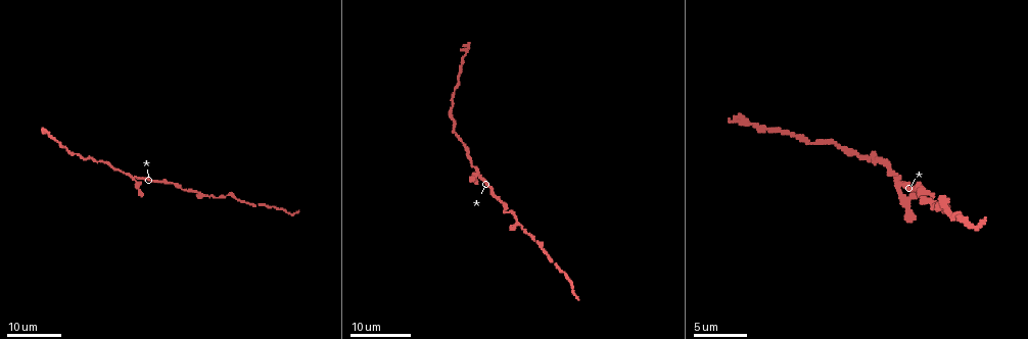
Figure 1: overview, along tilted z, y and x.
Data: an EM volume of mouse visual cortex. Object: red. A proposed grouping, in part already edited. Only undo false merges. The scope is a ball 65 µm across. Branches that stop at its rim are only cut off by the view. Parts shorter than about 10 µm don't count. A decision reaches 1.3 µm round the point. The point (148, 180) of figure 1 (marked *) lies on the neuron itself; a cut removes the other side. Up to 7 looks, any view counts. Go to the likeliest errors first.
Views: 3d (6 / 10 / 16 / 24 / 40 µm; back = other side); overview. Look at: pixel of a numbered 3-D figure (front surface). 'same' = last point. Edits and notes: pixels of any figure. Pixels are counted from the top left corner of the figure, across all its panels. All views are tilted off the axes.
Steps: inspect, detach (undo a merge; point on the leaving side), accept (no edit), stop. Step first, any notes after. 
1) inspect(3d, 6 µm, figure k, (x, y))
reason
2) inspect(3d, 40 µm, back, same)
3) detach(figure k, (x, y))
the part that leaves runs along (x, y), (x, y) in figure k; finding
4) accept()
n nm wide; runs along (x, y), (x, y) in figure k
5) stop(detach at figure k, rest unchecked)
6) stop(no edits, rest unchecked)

inspect(3d, 16 µm, figure 1, (479, 175))
thin neck

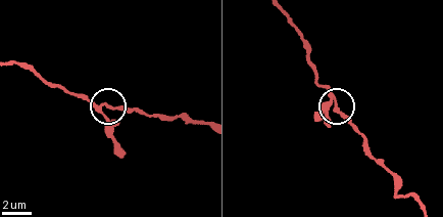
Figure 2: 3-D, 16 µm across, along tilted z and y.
inspect(3d, 6 µm, figure 2, (103, 103))

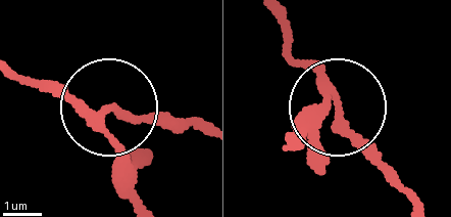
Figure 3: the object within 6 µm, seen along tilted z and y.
accept()
190 nm wide; runs along (382, 171), (285, 41) in figure 3; all the same neuron

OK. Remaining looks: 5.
inspect(3d, 24 µm, figure 1, (515, 220))

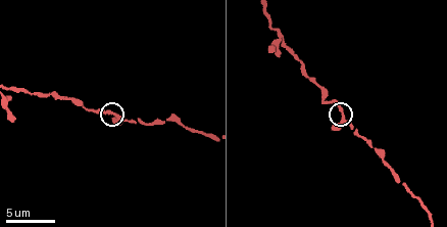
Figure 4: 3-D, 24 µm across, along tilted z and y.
inspect(3d, 10 µm, figure 4, (113, 114))

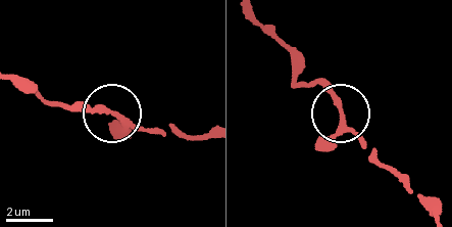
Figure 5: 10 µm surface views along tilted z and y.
accept()
3 arms; continuous, no second neuron

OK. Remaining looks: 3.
inspect(3d, 16 µm, figure 1, (451, 108))
thick turns thin

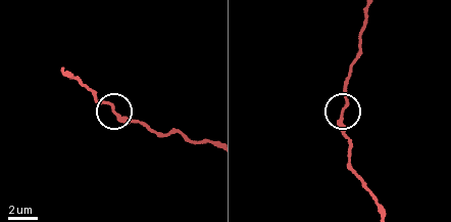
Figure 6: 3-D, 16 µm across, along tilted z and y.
inspect(3d, 10 µm, figure 6, (116, 111))

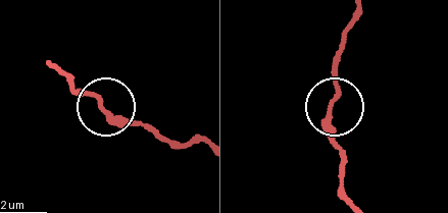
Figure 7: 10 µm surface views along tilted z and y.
accept()
runs along (352, 203), (331, 118), (336, 58) in figure 7; all the same neuron

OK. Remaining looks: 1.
stop(no edits, rest unchecked)

